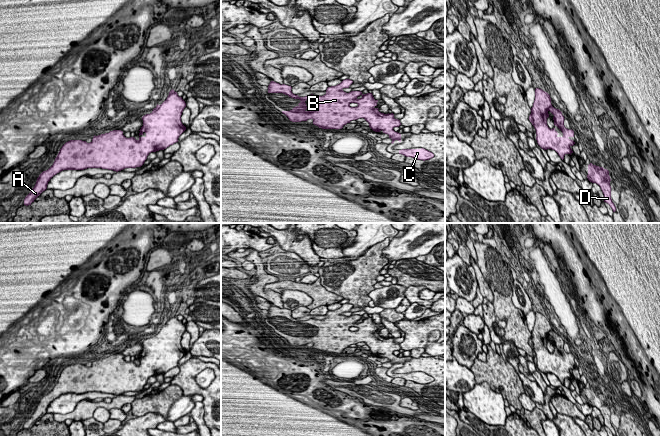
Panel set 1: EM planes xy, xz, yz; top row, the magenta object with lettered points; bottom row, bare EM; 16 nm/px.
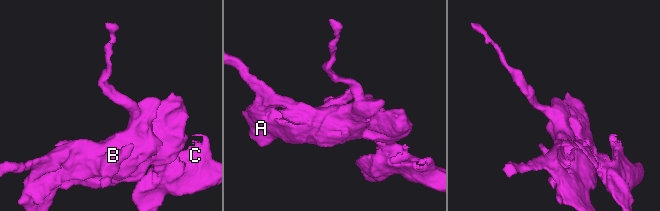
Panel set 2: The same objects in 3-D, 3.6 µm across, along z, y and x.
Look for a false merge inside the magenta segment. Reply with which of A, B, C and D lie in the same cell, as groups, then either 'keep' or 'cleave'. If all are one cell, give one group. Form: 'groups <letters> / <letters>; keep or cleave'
groups A B C D; keep

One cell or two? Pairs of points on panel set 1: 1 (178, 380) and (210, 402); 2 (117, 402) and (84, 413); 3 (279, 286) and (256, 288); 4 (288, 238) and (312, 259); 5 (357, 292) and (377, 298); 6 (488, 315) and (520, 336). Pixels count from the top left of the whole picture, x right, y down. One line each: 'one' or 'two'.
1: one
2: one
3: two
4: one
5: two
6: two

